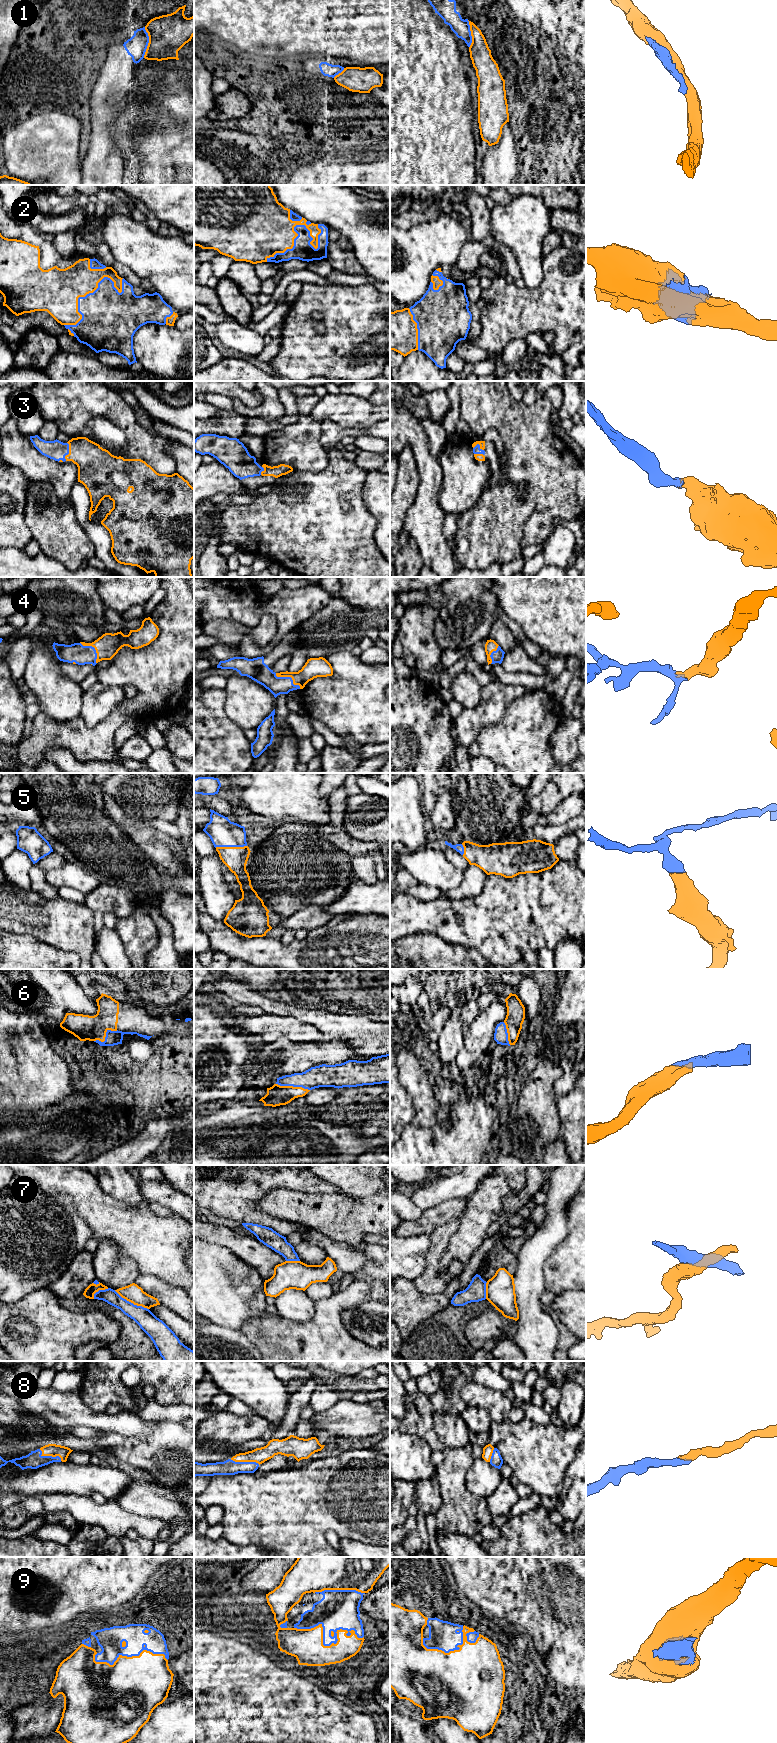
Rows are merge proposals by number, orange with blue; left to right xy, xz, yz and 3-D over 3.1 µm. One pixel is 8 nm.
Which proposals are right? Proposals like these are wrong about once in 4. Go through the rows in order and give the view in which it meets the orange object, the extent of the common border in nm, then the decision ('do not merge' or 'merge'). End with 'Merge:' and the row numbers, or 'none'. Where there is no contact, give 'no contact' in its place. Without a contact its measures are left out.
1: contact in xy; length 240 nm; do not merge
2: contact in xz; length 500 nm; merge
3: contact in xy; length 150 nm; merge
4: contact in xz; length 240 nm; merge
5: contact in xz; length 260 nm; merge
6: contact in xz; length 280 nm; merge
7: contact in xy; length 320 nm; do not merge
8: contact in xy; length 200 nm; merge
9: contact in xz; length 550 nm; merge
Merge: 2, 3, 4, 5, 6, 8, 9

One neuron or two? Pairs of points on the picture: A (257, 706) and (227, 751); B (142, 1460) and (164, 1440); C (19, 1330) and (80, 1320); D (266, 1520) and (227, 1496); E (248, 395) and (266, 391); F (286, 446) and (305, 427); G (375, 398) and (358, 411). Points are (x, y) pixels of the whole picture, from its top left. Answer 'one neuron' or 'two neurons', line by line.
A: two neurons
B: one neuron
C: one neuron
D: one neuron
E: two neurons
F: one neuron
G: two neurons

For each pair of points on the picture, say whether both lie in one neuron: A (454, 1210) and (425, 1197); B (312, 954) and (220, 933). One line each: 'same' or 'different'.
A: different
B: same

